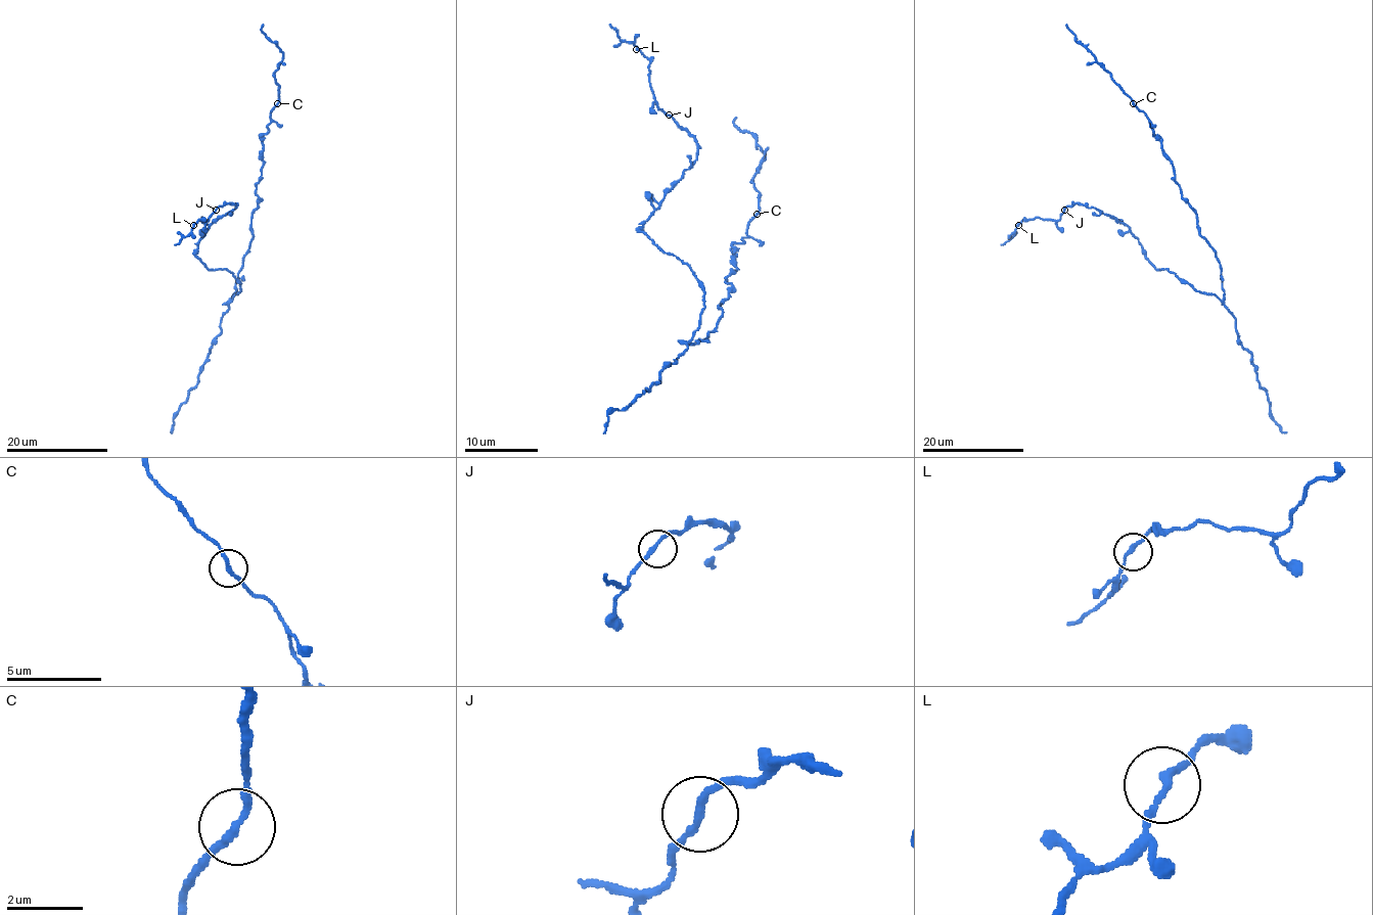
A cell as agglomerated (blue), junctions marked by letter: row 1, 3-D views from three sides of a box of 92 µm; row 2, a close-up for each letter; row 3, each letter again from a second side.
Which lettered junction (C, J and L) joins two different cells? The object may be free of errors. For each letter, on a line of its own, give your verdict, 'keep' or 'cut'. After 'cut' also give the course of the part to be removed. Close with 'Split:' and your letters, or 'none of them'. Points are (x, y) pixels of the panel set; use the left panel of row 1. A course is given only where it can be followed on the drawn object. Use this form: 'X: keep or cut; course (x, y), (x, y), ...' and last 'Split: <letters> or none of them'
C: keep
J: keep
L: keep
Split: none of them

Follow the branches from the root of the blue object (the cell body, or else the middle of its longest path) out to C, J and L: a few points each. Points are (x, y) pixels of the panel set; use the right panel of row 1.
C: (1223, 291), (1220, 261), (1200, 234), (1196, 213), (1182, 197), (1172, 162), (1154, 135), (1148, 118), (1133, 103)
J: (1223, 291), (1221, 301), (1195, 290), (1168, 269), (1157, 270), (1130, 229), (1107, 214), (1078, 203), (1064, 210)
L: (1223, 291), (1221, 301), (1157, 270), (1128, 227), (1095, 208), (1072, 203), (1058, 220), (1034, 218), (1018, 225)

